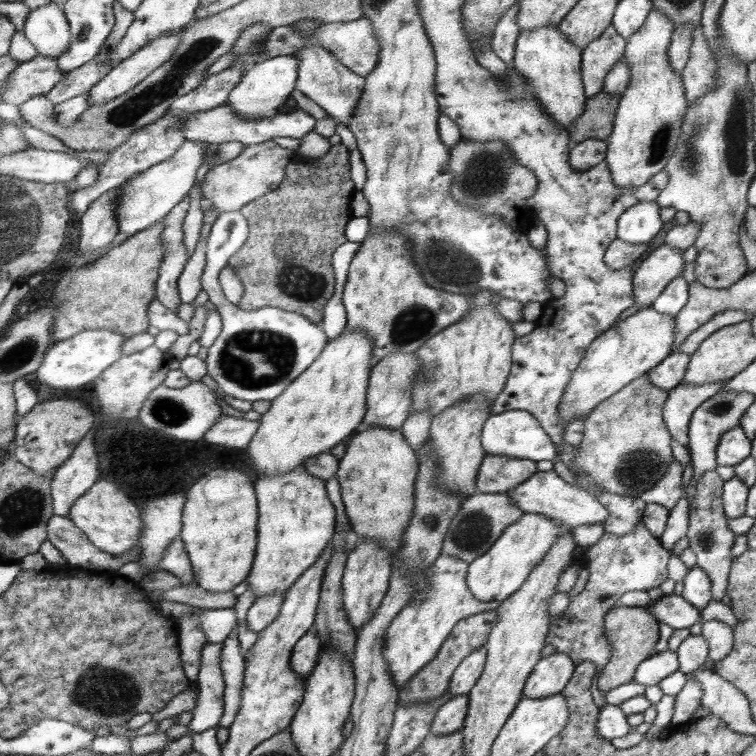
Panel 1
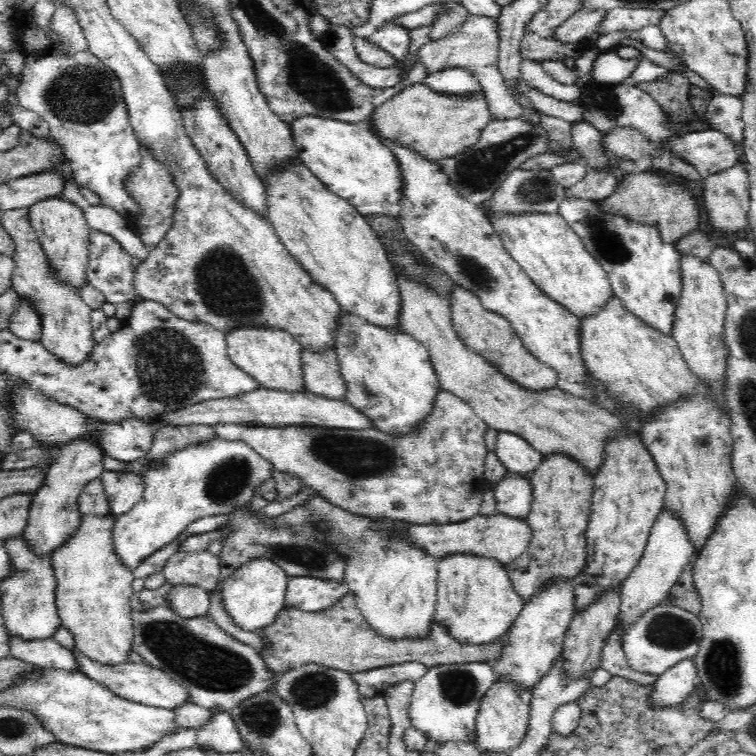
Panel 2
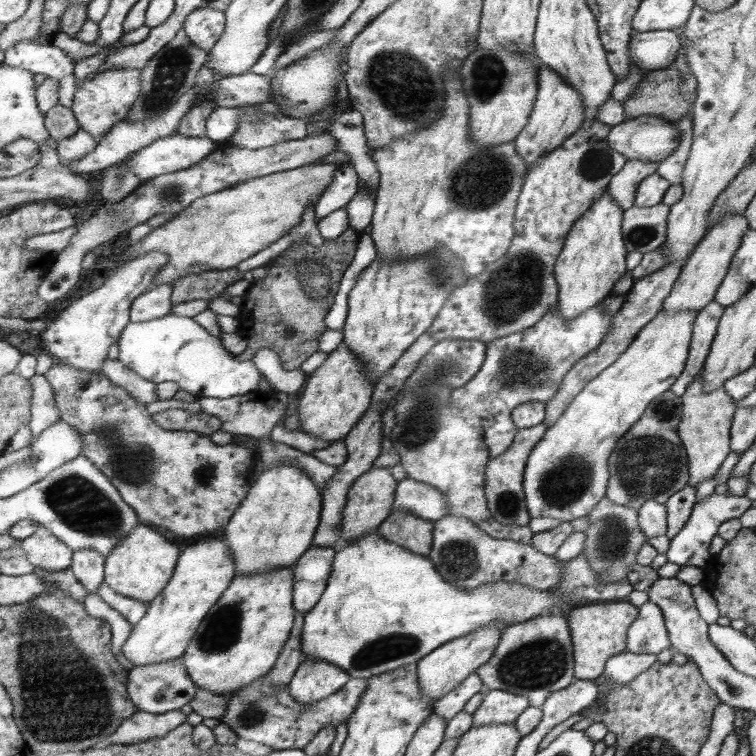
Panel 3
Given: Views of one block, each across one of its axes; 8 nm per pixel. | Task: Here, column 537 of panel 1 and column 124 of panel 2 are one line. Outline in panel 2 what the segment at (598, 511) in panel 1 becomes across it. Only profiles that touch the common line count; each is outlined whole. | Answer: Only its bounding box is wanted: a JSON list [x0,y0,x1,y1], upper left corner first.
[101,470,146,518]

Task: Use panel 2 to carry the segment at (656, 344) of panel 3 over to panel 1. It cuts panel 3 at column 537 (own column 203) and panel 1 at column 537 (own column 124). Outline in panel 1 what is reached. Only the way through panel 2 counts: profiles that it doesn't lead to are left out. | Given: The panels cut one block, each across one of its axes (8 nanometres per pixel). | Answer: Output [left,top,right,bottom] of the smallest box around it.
[468,513,564,610]

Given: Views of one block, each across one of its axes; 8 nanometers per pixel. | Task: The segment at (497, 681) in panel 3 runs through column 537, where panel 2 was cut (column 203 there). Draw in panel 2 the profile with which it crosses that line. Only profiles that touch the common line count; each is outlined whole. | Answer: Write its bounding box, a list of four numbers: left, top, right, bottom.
[132,602,278,713]

